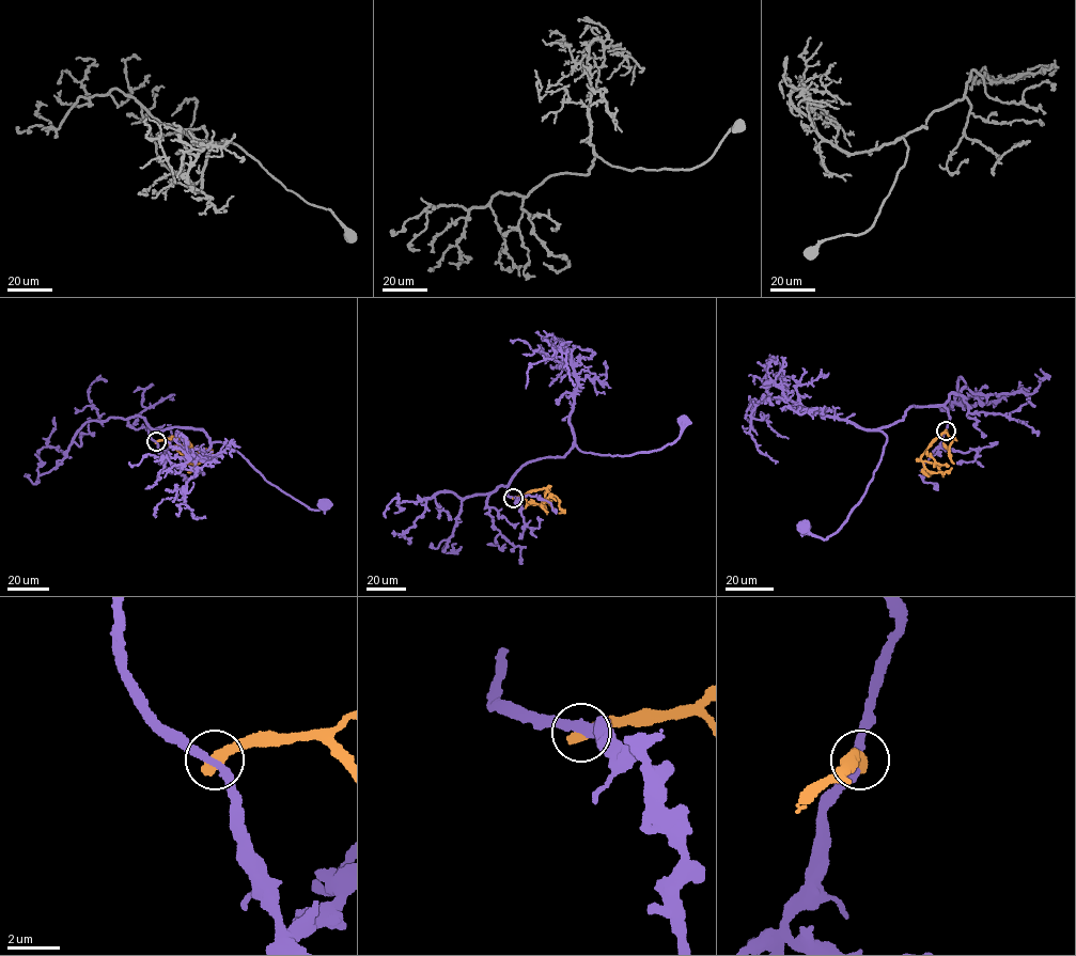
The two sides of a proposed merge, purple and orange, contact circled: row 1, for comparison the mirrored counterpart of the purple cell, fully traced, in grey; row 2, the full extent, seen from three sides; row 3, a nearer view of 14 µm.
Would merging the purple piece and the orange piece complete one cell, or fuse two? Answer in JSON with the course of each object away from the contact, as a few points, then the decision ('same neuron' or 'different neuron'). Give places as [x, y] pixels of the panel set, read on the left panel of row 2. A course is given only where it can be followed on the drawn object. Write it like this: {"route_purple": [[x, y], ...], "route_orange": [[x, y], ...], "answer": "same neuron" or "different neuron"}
{"route_purple": [[156, 442], [147, 425], [159, 432], [200, 429], [211, 442], [237, 451], [266, 481], [311, 508], [325, 504]], "route_orange": [[156, 442], [167, 441], [193, 463], [204, 460], [212, 452], [205, 448]], "answer": "different neuron"}

